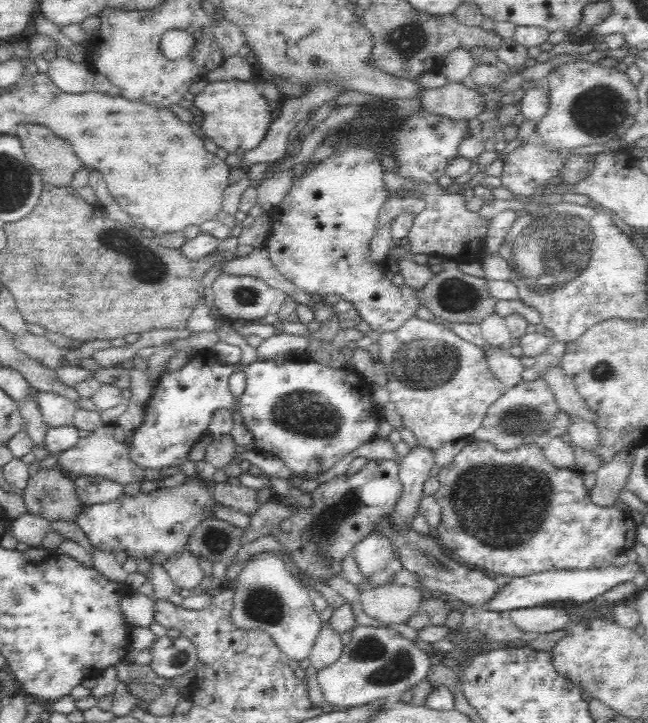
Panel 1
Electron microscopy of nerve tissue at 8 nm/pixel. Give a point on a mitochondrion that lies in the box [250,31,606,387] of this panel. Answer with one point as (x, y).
(551, 250)

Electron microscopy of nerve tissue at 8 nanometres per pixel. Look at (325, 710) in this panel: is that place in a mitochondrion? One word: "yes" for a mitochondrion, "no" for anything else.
no

